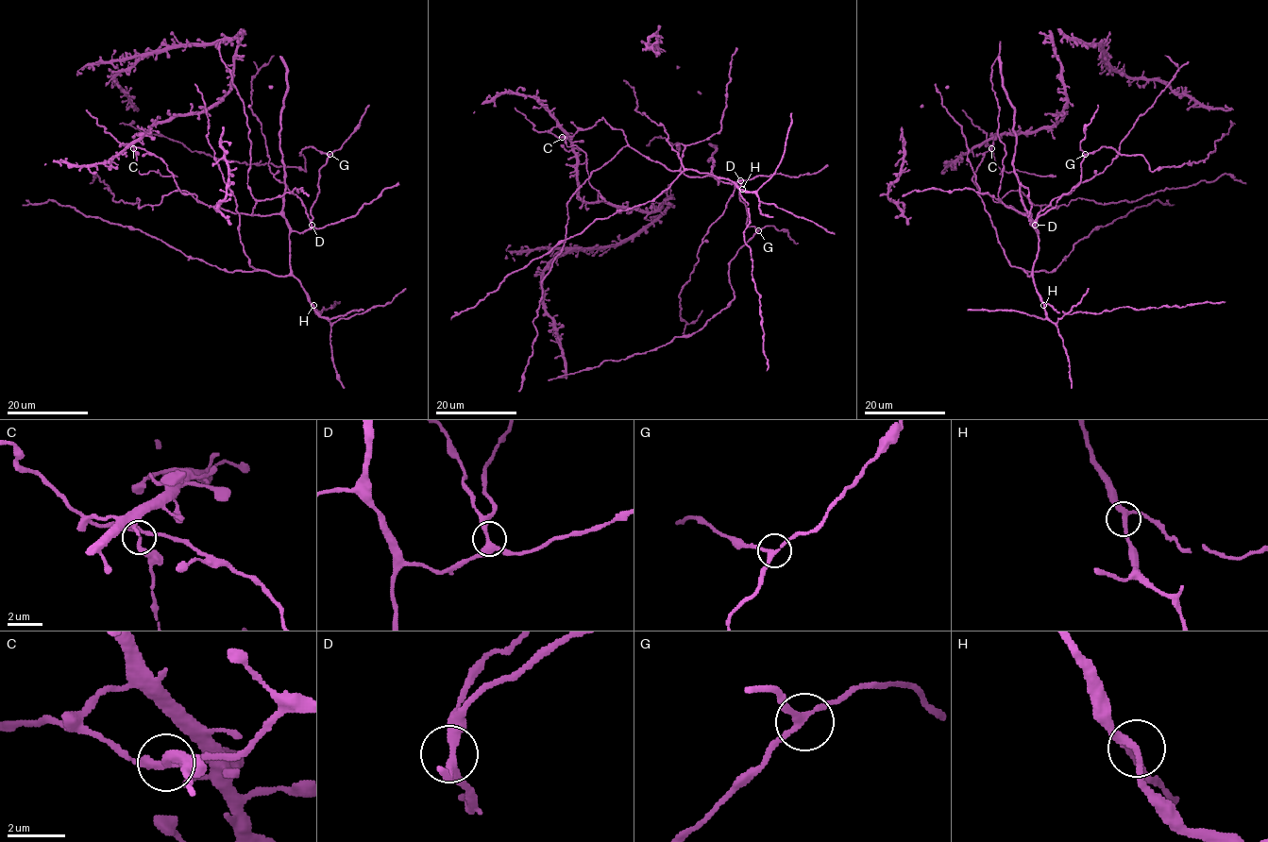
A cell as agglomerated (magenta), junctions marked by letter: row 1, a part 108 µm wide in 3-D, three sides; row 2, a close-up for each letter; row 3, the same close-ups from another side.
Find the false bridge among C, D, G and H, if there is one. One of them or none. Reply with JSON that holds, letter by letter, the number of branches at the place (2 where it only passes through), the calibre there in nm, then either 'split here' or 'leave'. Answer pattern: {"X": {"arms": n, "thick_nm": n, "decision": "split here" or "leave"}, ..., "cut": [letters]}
{"C": {"arms": 3, "thick_nm": 240, "decision": "split here"}, "D": {"arms": 3, "thick_nm": 300, "decision": "leave"}, "G": {"arms": 3, "thick_nm": 200, "decision": "leave"}, "H": {"arms": 3, "thick_nm": 240, "decision": "leave"}, "cut": ["C"]}

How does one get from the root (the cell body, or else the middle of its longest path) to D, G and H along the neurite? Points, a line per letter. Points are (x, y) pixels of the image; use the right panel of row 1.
D: (972, 181), (981, 193), (989, 194), (995, 202), (1011, 206), (1018, 212), (1031, 213), (1035, 225)
G: (972, 181), (995, 202), (1011, 206), (1018, 212), (1031, 213), (1038, 232), (1036, 220), (1080, 182), (1085, 154)
H: (972, 181), (995, 202), (1011, 206), (1018, 212), (1031, 213), (1039, 239), (1033, 278), (1043, 305)

